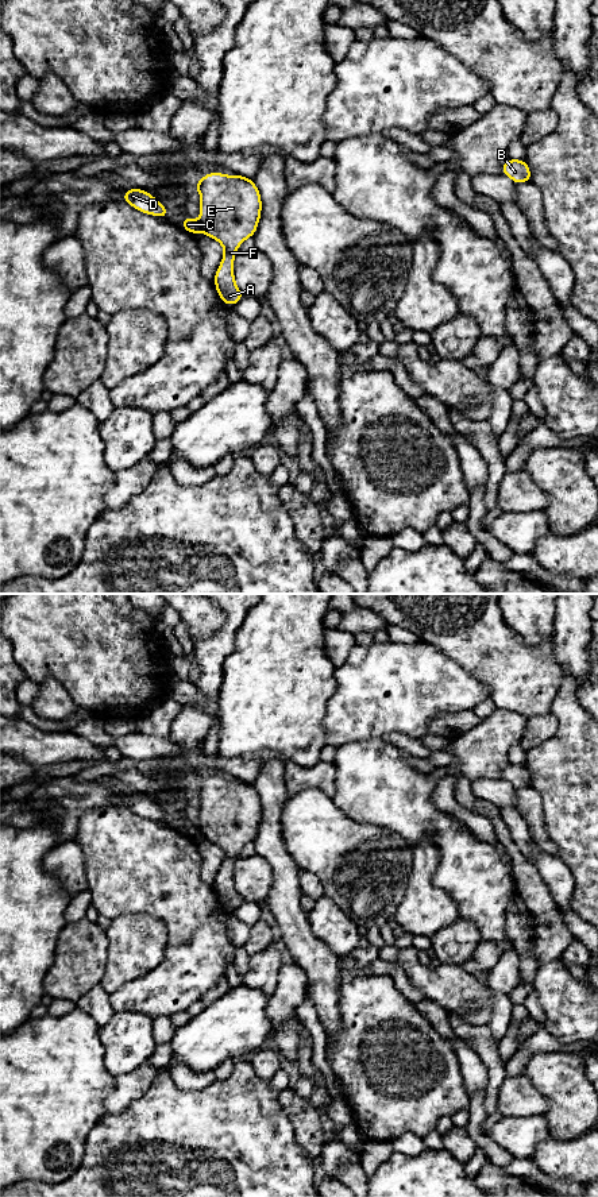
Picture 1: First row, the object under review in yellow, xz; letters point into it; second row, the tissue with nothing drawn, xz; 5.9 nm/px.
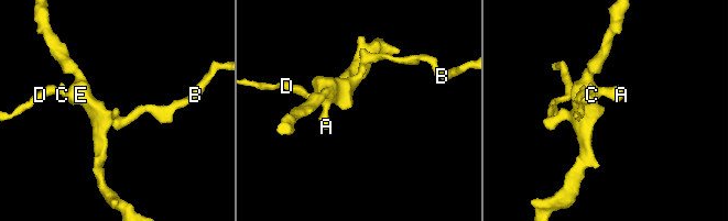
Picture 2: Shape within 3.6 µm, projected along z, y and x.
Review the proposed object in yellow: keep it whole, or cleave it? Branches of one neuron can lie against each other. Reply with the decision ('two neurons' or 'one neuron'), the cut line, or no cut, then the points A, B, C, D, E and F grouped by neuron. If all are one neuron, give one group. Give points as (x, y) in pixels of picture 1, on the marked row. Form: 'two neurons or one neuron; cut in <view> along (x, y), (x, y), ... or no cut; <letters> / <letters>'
two neurons; cut in xz along (199, 221), (201, 231); A B E F / C D

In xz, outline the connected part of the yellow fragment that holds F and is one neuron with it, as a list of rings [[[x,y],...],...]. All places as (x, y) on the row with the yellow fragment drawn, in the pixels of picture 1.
[[[219,171],[205,174],[193,186],[201,198],[201,232],[224,247],[213,285],[221,302],[234,306],[244,298],[235,282],[234,260],[239,246],[258,229],[262,215],[259,189],[251,178]]]

